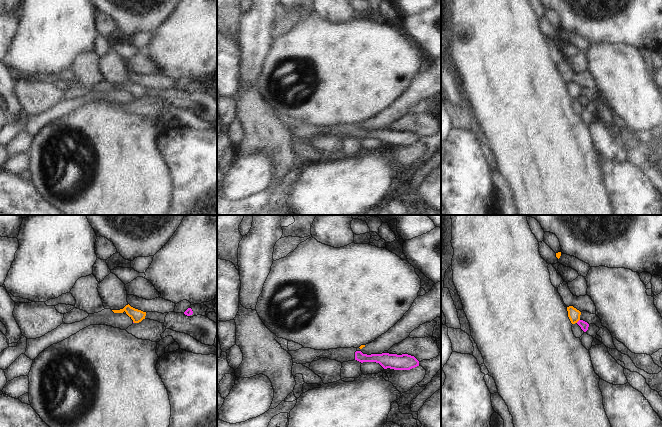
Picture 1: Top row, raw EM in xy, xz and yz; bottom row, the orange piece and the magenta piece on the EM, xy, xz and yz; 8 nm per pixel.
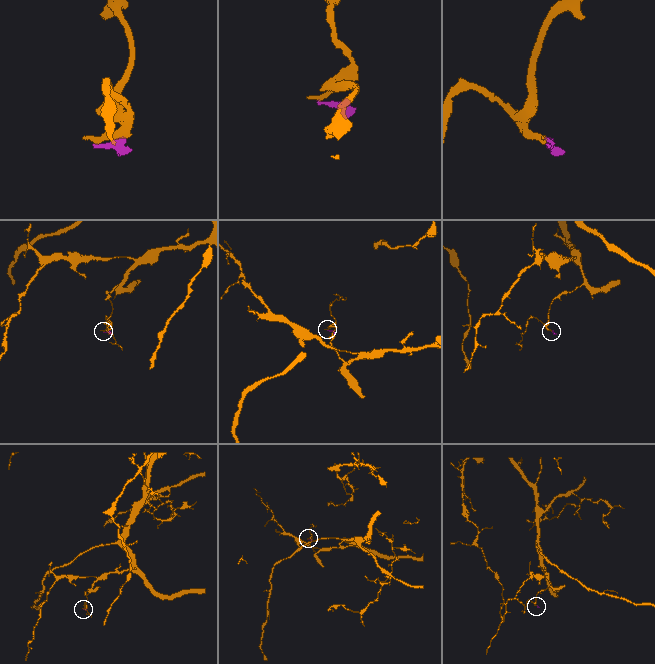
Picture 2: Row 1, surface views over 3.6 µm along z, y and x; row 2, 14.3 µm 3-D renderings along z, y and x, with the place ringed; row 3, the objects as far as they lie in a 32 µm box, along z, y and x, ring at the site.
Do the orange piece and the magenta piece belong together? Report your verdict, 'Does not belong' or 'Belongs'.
Does not belong

